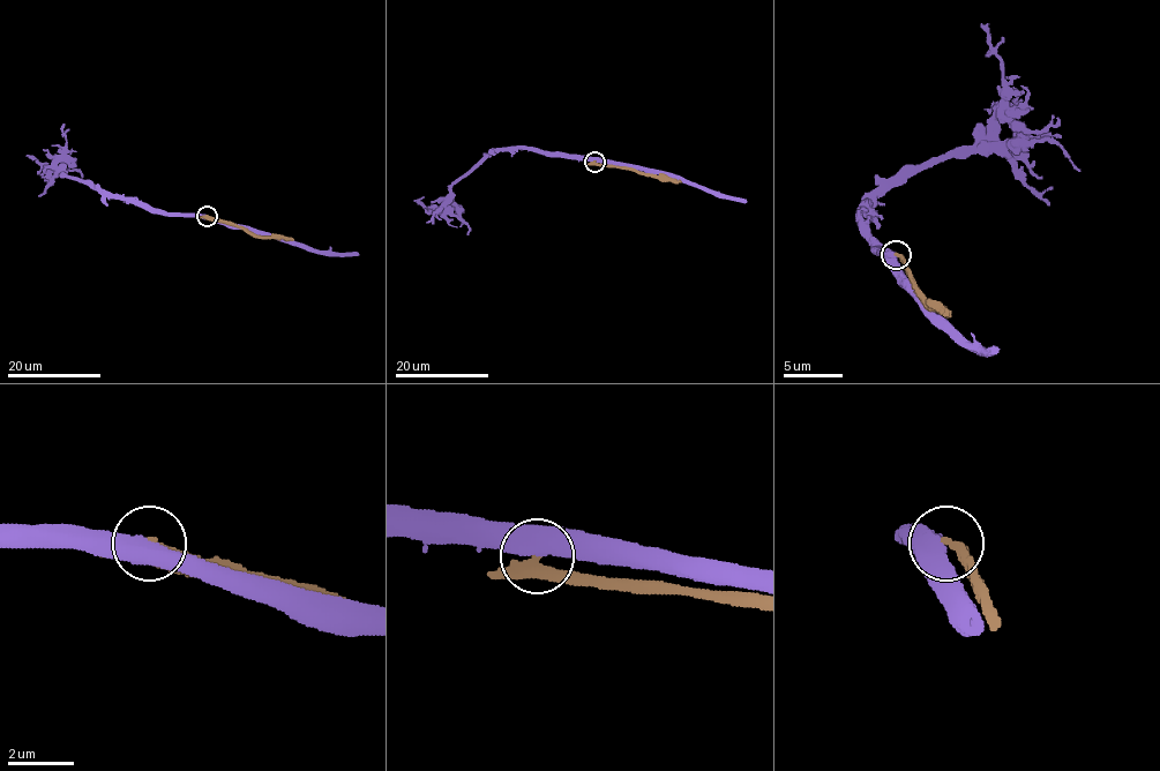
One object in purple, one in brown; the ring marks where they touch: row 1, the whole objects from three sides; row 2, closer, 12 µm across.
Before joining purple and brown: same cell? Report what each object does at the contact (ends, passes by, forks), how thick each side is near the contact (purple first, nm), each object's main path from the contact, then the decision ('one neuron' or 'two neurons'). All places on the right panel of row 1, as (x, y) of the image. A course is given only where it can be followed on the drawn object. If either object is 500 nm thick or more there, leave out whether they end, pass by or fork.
550 nm thick on the purple side, 320 nm on the other; purple runs (897, 255), (882, 249), (861, 221), (903, 176), (973, 147), (1002, 99), (1000, 58), (982, 23); brown runs (897, 255), (908, 267), (911, 282), (929, 302), (947, 314); two neurons

